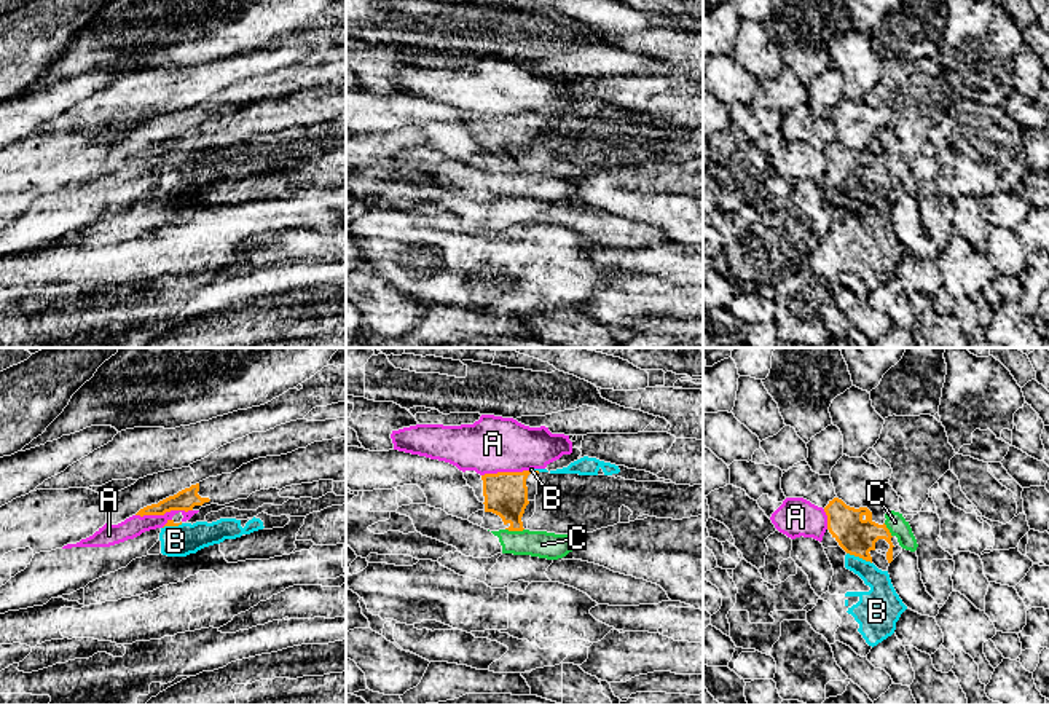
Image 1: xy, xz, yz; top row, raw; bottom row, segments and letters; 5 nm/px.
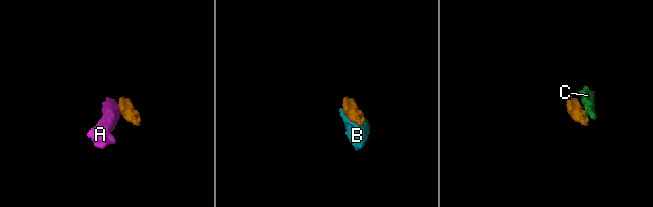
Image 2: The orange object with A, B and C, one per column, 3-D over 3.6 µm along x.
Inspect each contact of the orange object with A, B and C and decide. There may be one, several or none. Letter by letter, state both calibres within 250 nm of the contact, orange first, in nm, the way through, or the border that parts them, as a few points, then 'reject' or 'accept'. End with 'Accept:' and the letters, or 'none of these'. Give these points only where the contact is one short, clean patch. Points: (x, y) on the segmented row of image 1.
A: 110 nm thick on the orange side, 110 nm on the other; border along xy (192, 509), (136, 515); reject
B: 190 nm thick on the orange side, 170 nm on the other; border along yz (847, 552), (871, 563); reject
C: 220 nm thick on the orange side, 140 nm on the other; border along xz (506, 528), (523, 530); reject
Accept: none of these

